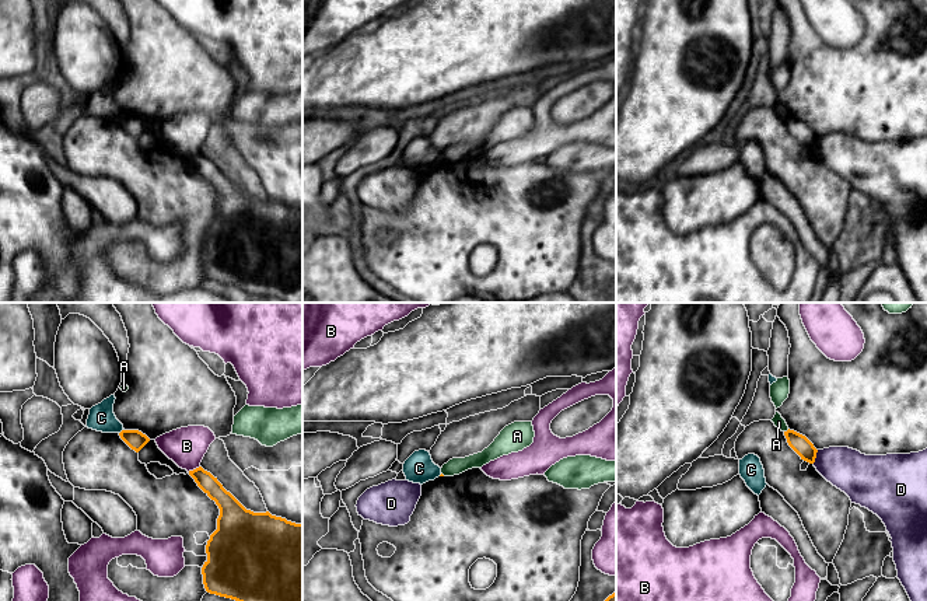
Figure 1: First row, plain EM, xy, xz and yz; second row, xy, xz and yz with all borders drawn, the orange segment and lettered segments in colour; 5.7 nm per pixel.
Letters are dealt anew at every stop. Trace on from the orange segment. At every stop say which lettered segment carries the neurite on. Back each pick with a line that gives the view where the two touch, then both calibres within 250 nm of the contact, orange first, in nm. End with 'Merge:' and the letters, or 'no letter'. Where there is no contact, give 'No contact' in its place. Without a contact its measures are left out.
Merge: no letter

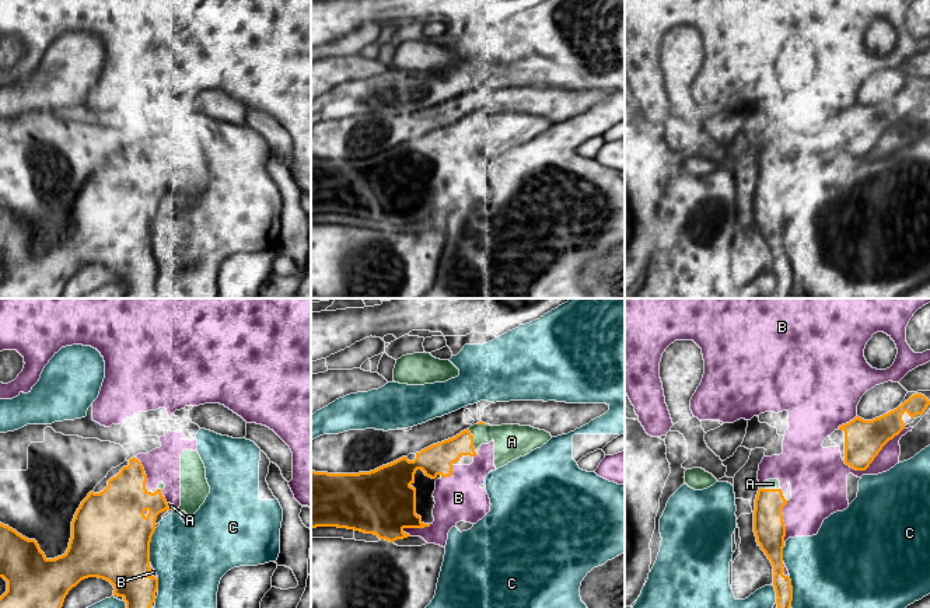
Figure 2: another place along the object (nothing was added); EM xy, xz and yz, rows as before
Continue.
A: Touches orange in xz. Thickness 180 nm (orange) against 200 nm
Merge: A

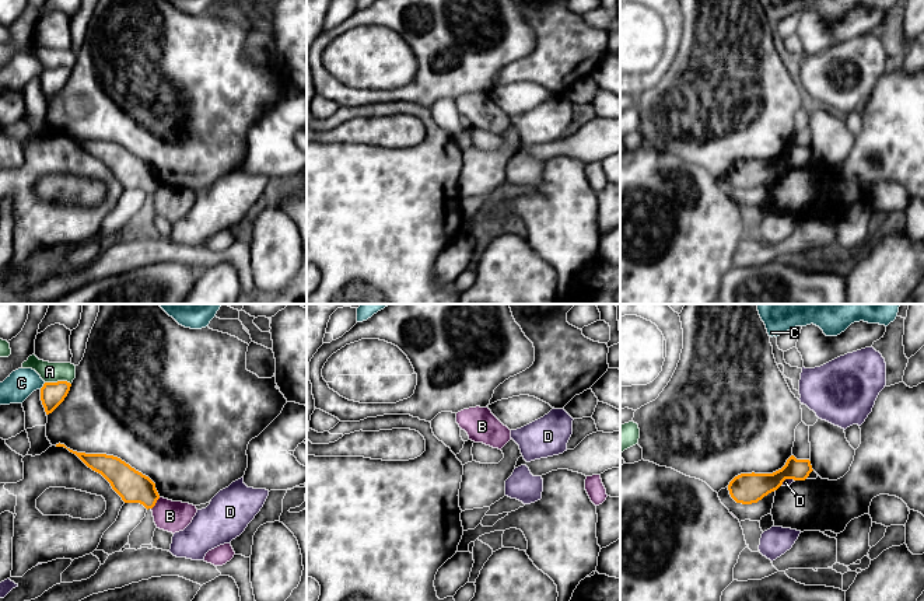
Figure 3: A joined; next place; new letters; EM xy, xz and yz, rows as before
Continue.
Merge: no letter

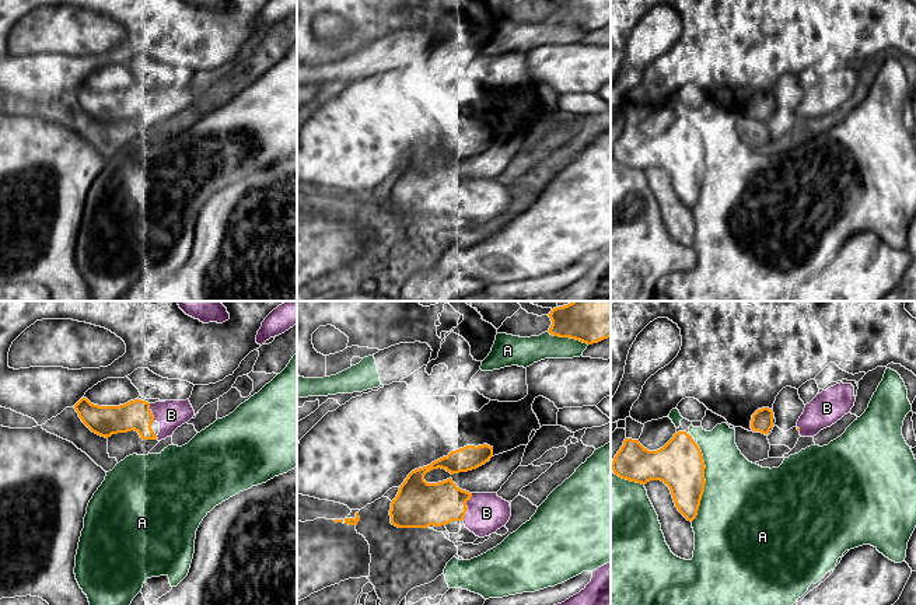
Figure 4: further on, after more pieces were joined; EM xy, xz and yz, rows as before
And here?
B: Touches orange in xz. Thickness 260 nm (orange) against 220 nm
Merge: B

